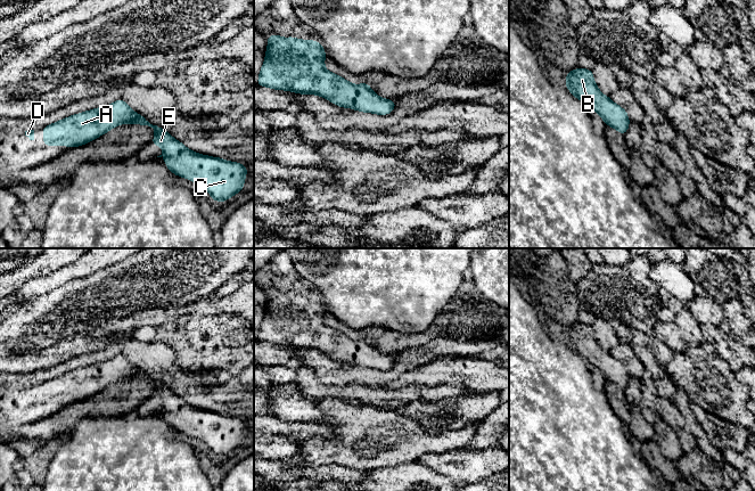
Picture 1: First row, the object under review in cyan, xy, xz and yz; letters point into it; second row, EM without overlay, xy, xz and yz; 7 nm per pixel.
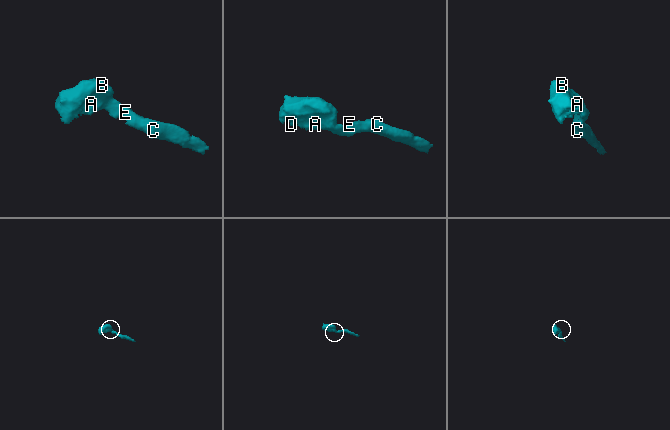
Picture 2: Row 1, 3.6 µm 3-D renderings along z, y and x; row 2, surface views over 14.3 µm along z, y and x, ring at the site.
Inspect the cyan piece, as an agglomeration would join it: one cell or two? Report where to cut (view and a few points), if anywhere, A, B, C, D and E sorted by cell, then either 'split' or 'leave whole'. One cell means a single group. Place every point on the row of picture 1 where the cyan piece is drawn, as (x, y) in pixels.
no cut | A B C D E | leave whole

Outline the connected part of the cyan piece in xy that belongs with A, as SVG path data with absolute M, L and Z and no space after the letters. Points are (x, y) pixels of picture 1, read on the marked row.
M117 99L115 103L108 106L79 113L52 124L46 125L42 128L43 145L69 146L71 148L80 147L123 123L148 125L153 128L155 138L150 142L154 146L163 147L163 154L157 157L164 157L167 169L173 174L204 186L213 201L225 202L235 194L244 190L244 182L248 169L241 163L230 162L220 157L202 155L188 149L182 142L174 139L167 131L163 130L161 126L150 124L142 115L132 111L123 99Z

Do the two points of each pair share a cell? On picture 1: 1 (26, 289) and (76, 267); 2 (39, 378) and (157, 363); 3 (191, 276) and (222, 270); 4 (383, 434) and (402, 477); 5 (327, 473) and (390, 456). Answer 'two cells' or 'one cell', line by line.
1: one cell
2: one cell
3: one cell
4: two cells
5: two cells

